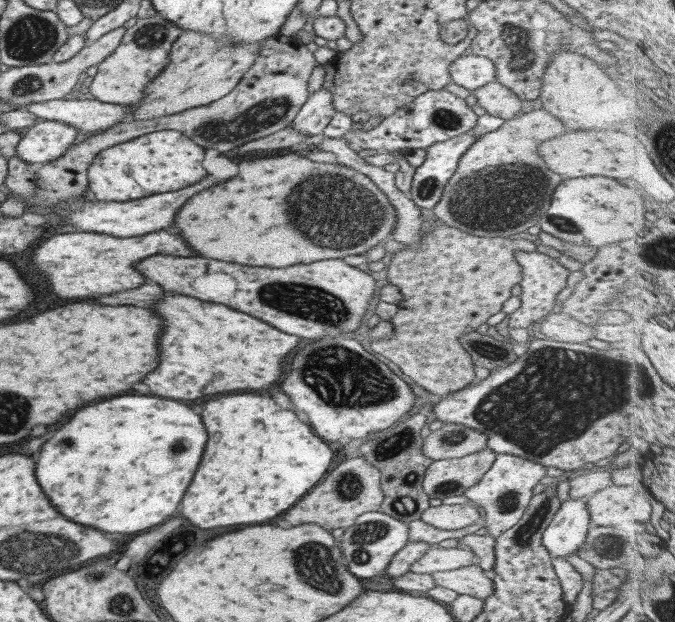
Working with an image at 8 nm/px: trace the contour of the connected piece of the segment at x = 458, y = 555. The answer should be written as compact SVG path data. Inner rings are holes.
M431 546L420 560L412 565L411 572L420 574L432 574L434 572L456 570L464 566L477 563L477 556L470 548L458 546L455 548L443 548Z

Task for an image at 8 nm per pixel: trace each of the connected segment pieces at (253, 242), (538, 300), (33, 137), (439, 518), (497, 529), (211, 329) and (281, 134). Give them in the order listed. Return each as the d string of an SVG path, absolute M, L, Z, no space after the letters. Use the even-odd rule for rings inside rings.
M293 152L240 162L238 176L222 186L214 186L198 196L192 196L192 200L180 208L174 230L186 242L190 240L190 248L194 248L200 256L230 260L236 264L284 268L366 254L390 238L396 223L394 205L371 178L340 162L318 163Z
M540 244L538 251L524 252L517 250L515 254L518 264L522 267L522 280L520 288L522 291L519 294L520 308L514 313L510 313L508 318L509 328L525 328L534 327L548 316L554 308L559 306L556 301L558 293L566 287L566 280L570 271L558 263L557 258L552 258L540 250L546 250L546 246Z
M42 121L30 130L16 145L15 156L24 162L46 162L60 158L76 142L78 128L65 122Z
M440 504L428 507L421 519L439 529L460 530L466 526L481 522L480 512L476 507L466 504Z
M512 454L496 455L492 468L486 472L482 480L465 492L468 500L484 508L487 518L482 522L488 530L488 535L497 539L522 518L534 496L534 488L540 484L544 476L546 476L546 467L542 463L532 462Z
M166 296L152 308L164 316L162 360L144 384L152 394L164 398L196 400L206 394L272 388L284 372L286 356L300 342L254 316L190 296Z
M291 125L270 134L251 140L242 144L242 146L228 151L228 156L236 156L236 154L246 154L246 152L268 152L268 150L280 150L280 148L290 149L295 144L302 142L309 136L304 136L301 132L296 132Z

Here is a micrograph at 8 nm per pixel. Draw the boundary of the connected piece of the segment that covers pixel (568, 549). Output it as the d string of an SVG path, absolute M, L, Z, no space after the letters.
M569 498L561 504L550 524L544 529L542 544L553 558L566 558L584 546L591 521L588 501Z

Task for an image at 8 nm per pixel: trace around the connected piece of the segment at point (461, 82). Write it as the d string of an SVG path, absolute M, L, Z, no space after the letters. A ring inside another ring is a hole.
M474 53L459 56L449 66L451 82L470 91L496 81L494 63L484 55Z

